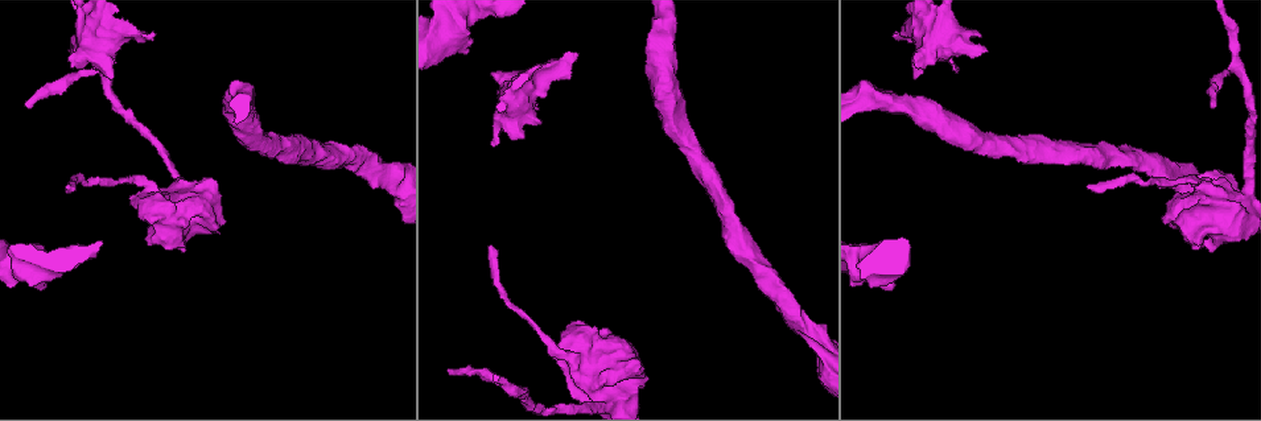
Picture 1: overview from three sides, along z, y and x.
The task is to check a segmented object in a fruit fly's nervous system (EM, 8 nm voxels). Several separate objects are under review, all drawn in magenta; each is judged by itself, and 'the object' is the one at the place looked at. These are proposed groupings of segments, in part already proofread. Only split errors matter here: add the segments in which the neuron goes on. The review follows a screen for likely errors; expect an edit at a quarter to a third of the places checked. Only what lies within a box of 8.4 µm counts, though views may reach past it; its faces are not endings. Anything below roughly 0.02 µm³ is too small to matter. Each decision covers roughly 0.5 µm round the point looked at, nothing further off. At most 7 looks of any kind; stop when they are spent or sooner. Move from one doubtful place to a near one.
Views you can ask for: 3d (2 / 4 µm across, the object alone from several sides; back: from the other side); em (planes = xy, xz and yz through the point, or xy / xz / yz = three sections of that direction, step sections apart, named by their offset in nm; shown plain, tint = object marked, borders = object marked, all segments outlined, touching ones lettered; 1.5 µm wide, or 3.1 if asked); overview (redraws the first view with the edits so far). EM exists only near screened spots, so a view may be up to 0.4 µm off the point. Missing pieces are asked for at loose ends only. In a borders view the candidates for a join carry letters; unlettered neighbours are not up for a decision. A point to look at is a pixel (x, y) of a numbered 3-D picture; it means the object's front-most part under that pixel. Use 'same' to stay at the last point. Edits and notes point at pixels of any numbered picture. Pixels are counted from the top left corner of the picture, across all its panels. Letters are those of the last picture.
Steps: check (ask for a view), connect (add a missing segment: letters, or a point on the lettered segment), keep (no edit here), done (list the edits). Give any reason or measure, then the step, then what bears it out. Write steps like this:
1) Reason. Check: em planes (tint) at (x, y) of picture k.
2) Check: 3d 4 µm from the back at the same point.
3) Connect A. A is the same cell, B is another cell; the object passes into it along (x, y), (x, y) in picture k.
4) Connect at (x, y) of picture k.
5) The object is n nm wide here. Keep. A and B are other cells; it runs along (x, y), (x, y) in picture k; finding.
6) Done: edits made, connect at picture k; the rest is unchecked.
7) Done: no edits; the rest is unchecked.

An open end. Check: 3d 2 µm at (68, 59) of picture 1.

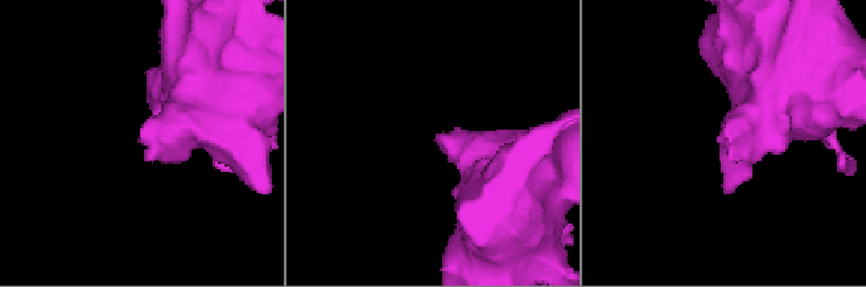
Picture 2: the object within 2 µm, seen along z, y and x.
Now the EM. Check: em planes (borders) at (730, 141) of picture 2.

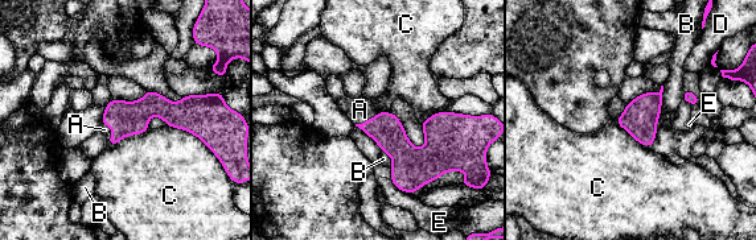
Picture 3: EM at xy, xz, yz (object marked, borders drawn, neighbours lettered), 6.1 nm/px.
Connect A. A is the same cell, B, C, D and E are other cells; the object passes into it along (386, 129), (368, 120), (360, 110) in picture 3; it goes on there.

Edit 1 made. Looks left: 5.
Check: em planes (borders) at (156, 34) of picture 1.

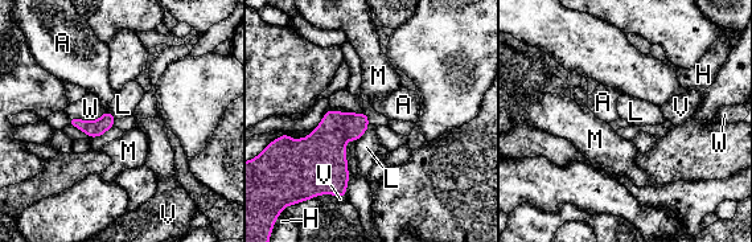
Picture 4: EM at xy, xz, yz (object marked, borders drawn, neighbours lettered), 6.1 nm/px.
Keep. A, H, L, M, V and W are other cells; a border runs along (369, 124), (356, 142) in picture 4; none of them fits.

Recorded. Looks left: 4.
Thin end. Check: 3d 4 µm at (1211, 108) of picture 1.

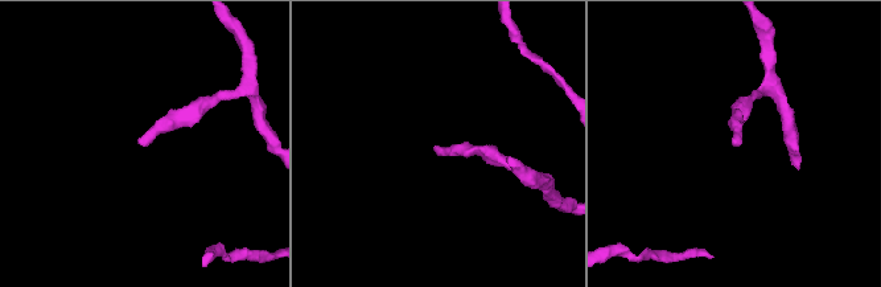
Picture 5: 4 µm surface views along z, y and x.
Now the EM. Check: em yz step 4 (tint) at (436, 150) of picture 5.

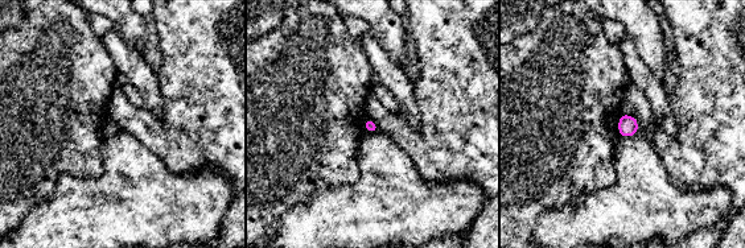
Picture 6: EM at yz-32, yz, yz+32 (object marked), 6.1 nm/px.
Cut it another way. Check: em xy step 4 (borders) at the same point.

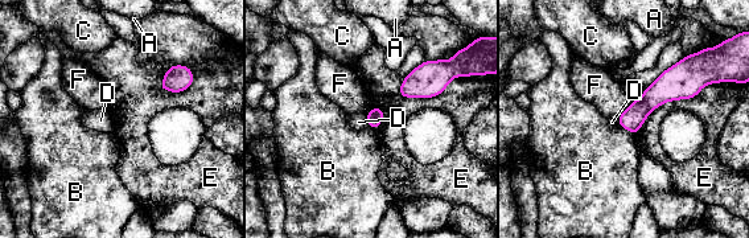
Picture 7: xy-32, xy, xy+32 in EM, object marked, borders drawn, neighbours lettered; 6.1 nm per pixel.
The longest contact is with E, 240 nm. Keep. A, B, C, D, E and F are other cells; none of them fits.

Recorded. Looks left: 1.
Done: edits made, connect at picture 3; the rest is unchecked.

